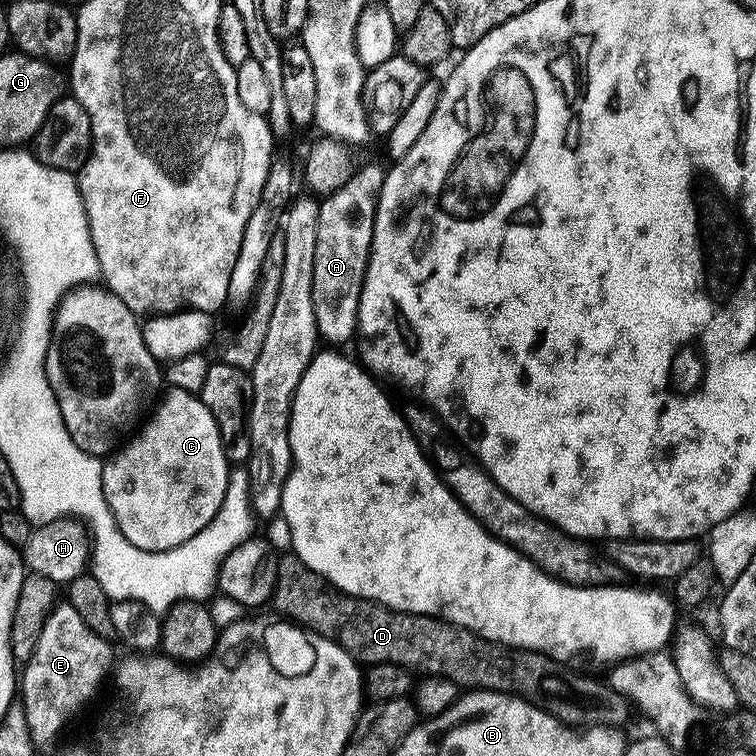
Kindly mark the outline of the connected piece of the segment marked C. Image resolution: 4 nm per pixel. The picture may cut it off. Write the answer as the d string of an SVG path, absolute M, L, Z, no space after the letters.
M172 388L169 393L164 401L161 399L155 405L156 413L143 421L144 429L142 424L131 437L133 440L111 453L102 464L102 490L112 517L128 541L147 552L165 552L176 548L205 528L222 506L230 471L218 426L199 395L178 388Z

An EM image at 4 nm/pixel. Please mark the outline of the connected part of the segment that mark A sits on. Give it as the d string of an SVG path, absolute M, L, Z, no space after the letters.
M383 167L363 168L355 173L355 183L349 182L339 192L320 200L318 246L314 246L312 301L316 335L323 343L325 340L328 346L340 346L336 344L346 343L358 332L356 311L360 305L360 291L364 285L364 271L368 269L368 250L372 246L372 231L376 221L375 203L371 199L364 200L364 196L379 197L386 175Z

